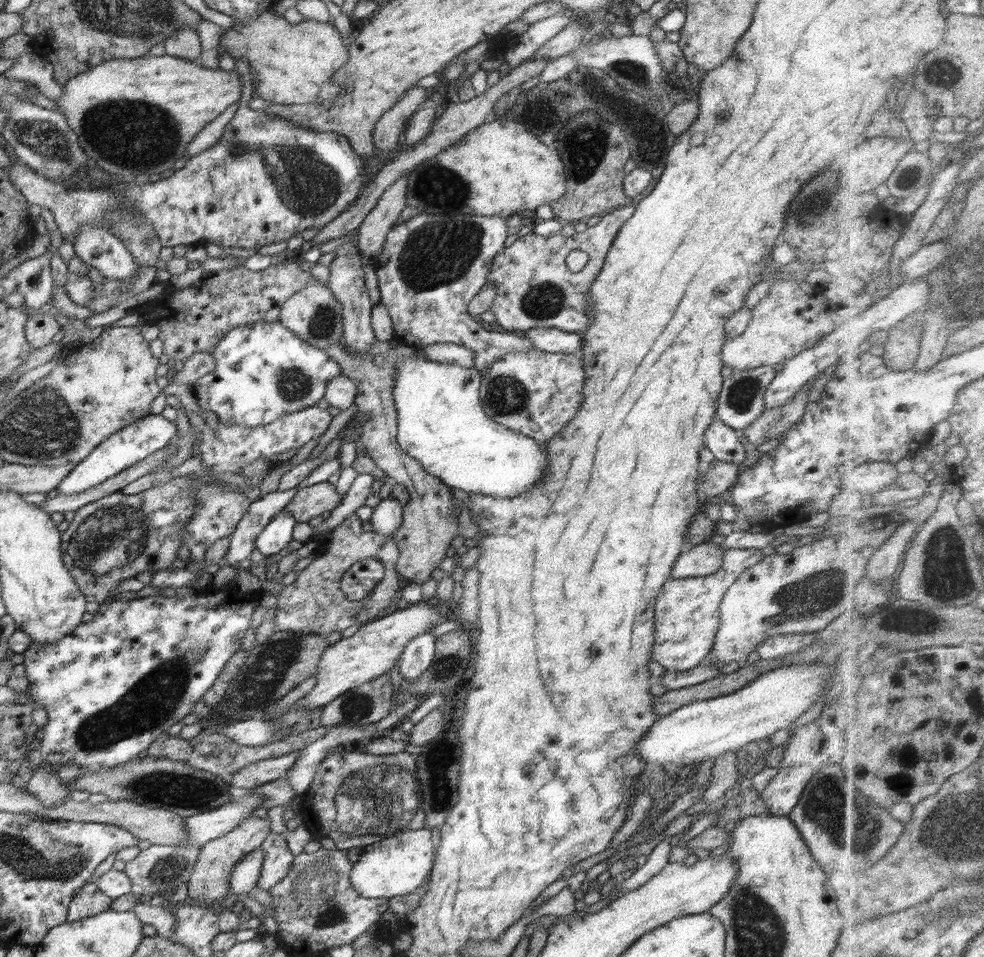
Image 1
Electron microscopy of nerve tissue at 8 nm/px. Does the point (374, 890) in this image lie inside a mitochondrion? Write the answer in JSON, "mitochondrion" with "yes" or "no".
{"mitochondrion":"no"}

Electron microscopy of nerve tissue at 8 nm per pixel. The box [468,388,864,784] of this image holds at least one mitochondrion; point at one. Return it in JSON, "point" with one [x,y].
{"point":[789,603]}

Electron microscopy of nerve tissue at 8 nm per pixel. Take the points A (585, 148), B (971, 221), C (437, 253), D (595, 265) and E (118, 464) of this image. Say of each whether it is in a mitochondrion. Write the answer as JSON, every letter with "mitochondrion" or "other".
{"A":"mitochondrion","B":"other","C":"mitochondrion","D":"other","E":"other"}

